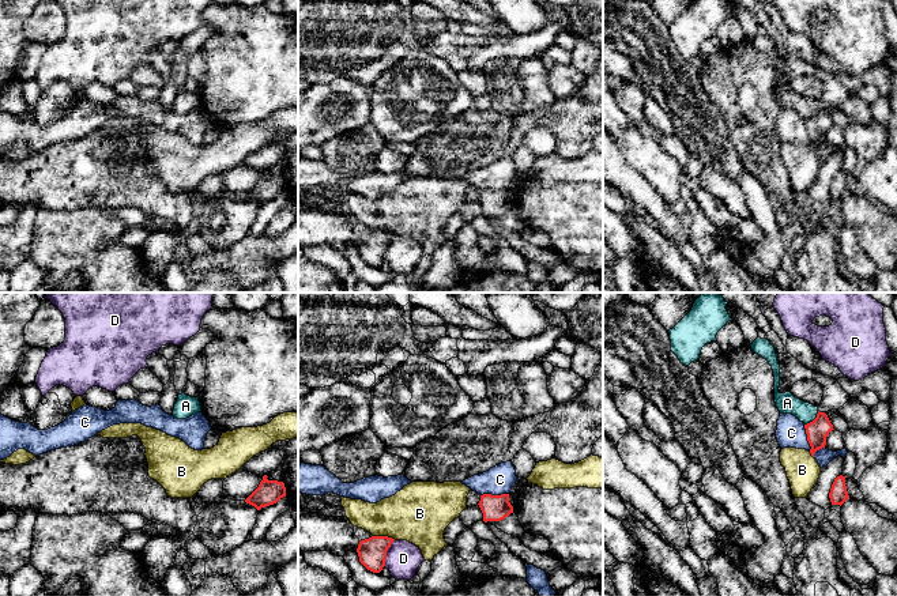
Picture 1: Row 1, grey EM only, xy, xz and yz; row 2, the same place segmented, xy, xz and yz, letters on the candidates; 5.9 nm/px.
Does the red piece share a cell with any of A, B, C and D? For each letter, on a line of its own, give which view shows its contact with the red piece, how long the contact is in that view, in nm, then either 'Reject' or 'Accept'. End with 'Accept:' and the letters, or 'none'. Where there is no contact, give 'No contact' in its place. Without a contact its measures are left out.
A: Touches red in yz. Shared border 120 nm. Reject
B: Touches red in xz. Shared border 140 nm. Reject
C: Touches red in xz. Shared border 170 nm. Reject
D: Touches red in xz. Shared border 170 nm. Reject
Accept: none

